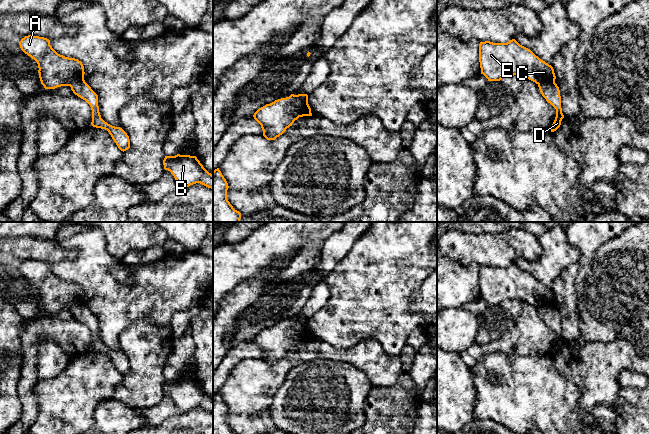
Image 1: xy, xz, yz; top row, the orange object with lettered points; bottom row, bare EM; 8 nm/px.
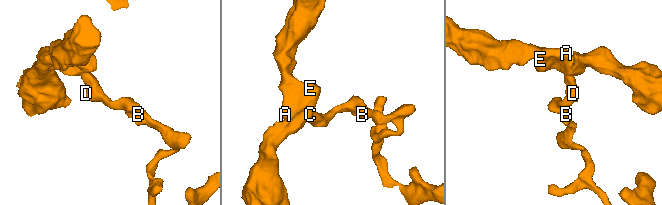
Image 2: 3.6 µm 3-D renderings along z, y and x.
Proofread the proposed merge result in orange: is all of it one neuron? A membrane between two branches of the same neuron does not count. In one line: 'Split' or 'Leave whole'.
Split

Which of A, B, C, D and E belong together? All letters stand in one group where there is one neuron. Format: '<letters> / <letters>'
A C E / B D

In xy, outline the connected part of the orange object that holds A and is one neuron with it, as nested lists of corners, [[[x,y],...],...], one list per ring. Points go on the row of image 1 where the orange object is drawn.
[[[28,35],[19,42],[21,50],[38,64],[41,84],[45,89],[72,86],[84,80],[84,66],[75,58],[58,54],[44,37]]]

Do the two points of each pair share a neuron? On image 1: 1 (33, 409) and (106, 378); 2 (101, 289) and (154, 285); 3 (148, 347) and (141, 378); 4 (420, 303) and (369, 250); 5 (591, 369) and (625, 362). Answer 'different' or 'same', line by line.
1: different
2: same
3: same
4: different
5: same

